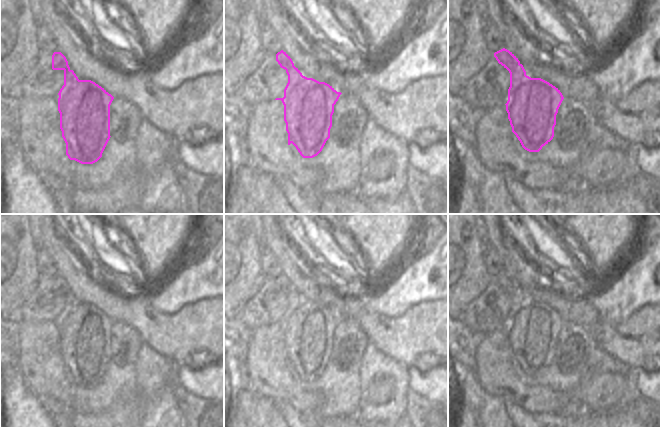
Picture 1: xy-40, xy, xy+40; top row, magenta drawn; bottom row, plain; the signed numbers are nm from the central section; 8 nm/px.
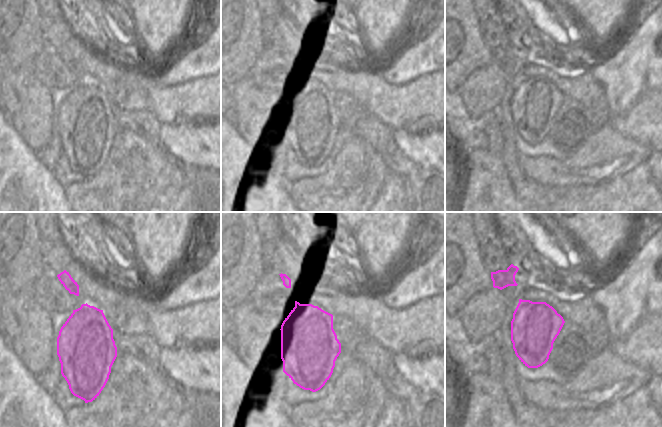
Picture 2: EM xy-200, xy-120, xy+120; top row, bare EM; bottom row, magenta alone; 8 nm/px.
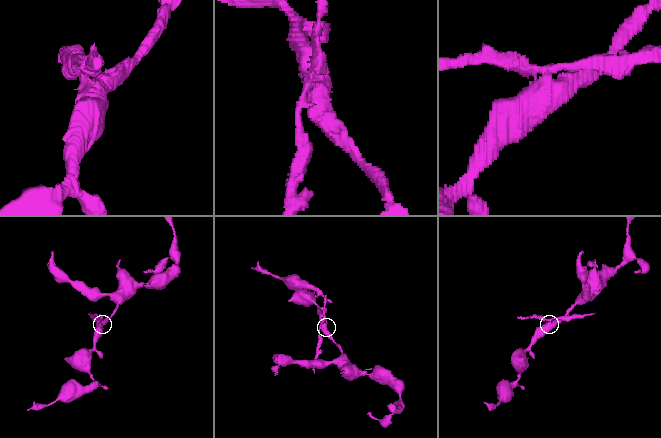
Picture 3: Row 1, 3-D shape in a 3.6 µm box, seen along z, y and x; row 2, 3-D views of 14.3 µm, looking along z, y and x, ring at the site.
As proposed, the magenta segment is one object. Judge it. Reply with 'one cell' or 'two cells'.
two cells

